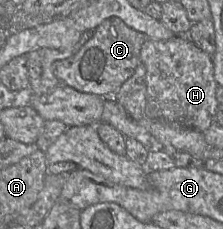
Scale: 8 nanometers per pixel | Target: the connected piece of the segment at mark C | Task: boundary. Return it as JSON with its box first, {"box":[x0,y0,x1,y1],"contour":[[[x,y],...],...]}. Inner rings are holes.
{"box":[54,18,147,97],"contour":[[[120,18],[105,19],[92,37],[72,57],[54,63],[54,75],[60,81],[81,93],[112,97],[129,79],[140,63],[140,51],[147,35],[127,26]]]}

